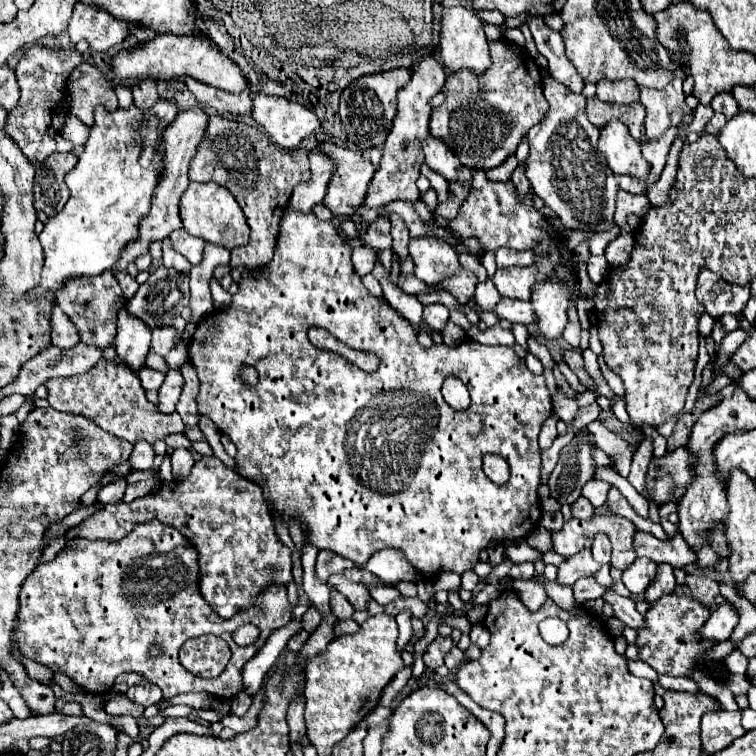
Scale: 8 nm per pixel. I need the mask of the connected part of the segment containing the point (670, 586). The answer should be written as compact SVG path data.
M659 564L657 566L657 576L651 582L651 586L647 588L645 598L649 602L653 602L653 600L657 600L663 594L671 594L673 590L675 590L675 574L673 574L673 568L669 564Z

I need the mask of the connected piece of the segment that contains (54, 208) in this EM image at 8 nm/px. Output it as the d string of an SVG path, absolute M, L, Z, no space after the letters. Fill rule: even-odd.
M55 152L41 162L35 176L35 208L45 214L59 212L67 198L69 188L65 184L65 174L75 168L77 156L73 152Z

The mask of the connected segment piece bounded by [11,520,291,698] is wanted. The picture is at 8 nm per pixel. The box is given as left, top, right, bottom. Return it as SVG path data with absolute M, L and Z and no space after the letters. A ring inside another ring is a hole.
M151 520L145 524L137 524L131 534L121 538L119 542L97 542L97 540L83 540L75 538L47 564L39 564L31 576L23 582L19 594L19 614L17 624L11 634L11 656L15 660L35 660L39 664L49 666L55 672L67 674L75 684L81 688L105 694L113 688L113 682L123 672L139 672L145 676L147 682L157 684L163 690L165 698L183 694L183 692L209 692L215 698L233 698L241 692L241 668L243 664L255 656L255 652L265 644L267 636L275 630L285 626L291 620L291 606L287 602L287 594L283 586L271 586L265 594L259 596L259 604L241 610L233 618L225 620L219 618L209 604L203 600L199 592L199 566L197 566L197 550L189 544L185 536L181 536L175 528ZM243 624L255 624L261 628L261 636L251 646L239 646L233 642L231 634L235 628ZM203 634L215 634L223 638L233 656L223 674L213 680L197 678L195 674L187 672L181 662L177 660L177 652L181 644L189 638L197 638ZM157 642L163 648L163 654L157 658L149 656L149 646Z

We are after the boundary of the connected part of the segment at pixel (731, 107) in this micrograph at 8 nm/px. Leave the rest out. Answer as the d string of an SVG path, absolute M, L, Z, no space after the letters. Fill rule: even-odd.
M721 94L721 96L715 96L715 100L711 102L711 106L713 106L713 110L715 110L715 112L725 114L727 118L733 118L733 116L739 112L737 102L735 102L735 98L733 98L731 94Z

